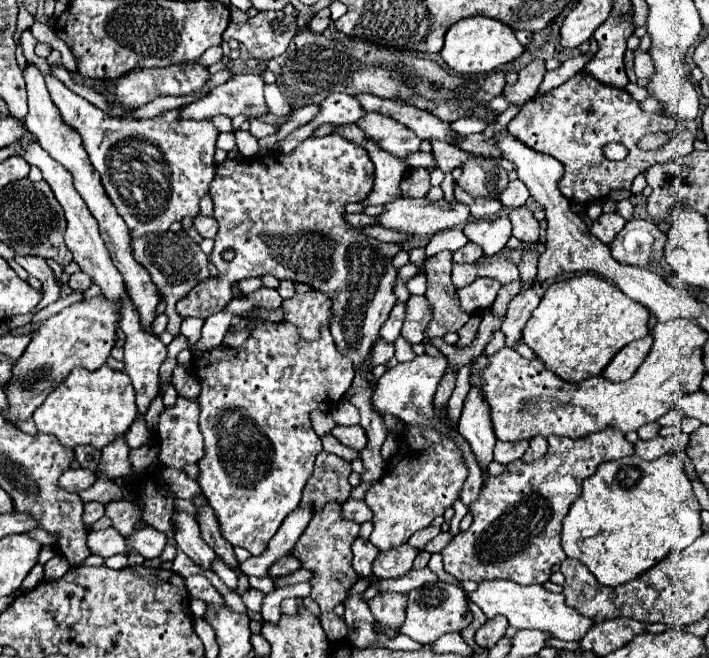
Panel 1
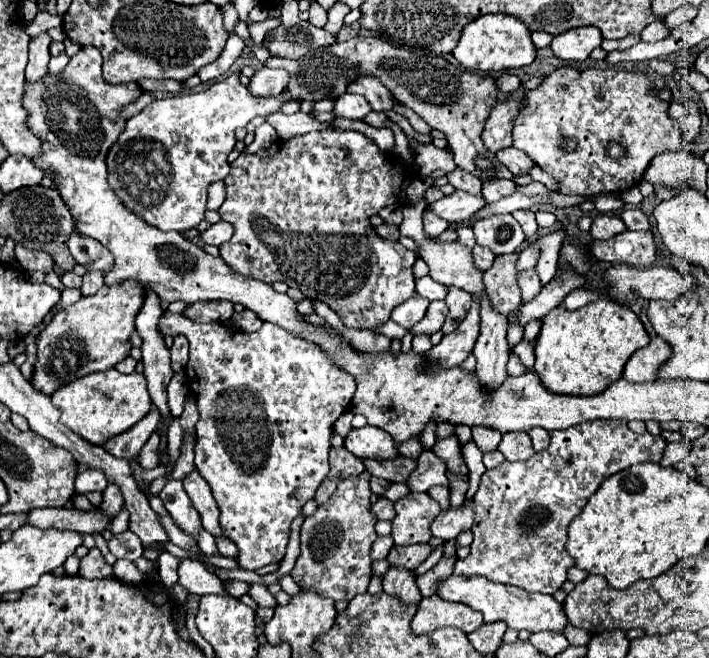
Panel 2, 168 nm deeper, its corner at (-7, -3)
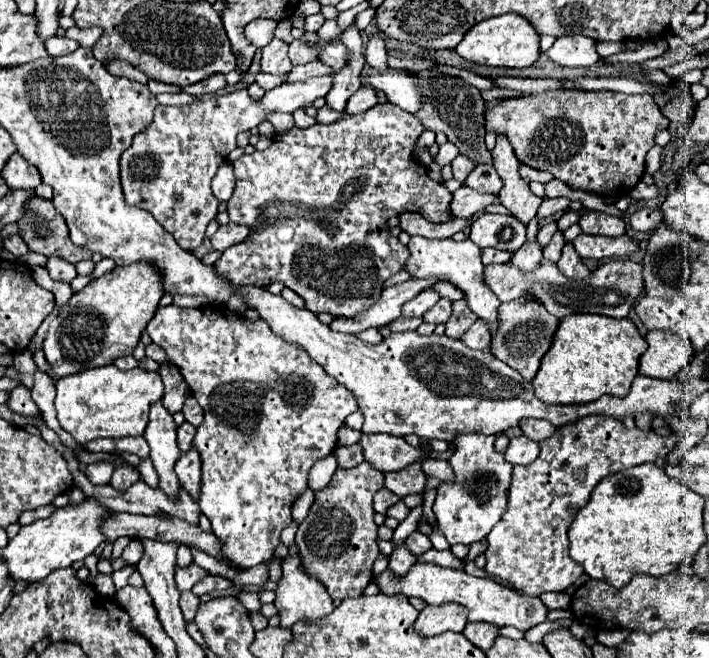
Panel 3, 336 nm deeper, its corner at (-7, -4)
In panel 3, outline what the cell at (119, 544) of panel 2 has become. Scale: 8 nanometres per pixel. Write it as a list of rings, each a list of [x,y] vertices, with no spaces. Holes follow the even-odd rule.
[[[132,540],[124,552],[122,552],[122,558],[128,562],[128,564],[136,564],[138,558],[142,558],[142,544],[138,540]]]

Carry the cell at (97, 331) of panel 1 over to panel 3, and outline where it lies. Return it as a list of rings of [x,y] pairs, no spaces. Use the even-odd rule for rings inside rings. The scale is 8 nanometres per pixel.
[[[146,264],[114,268],[102,278],[92,280],[84,290],[76,292],[50,322],[42,342],[42,350],[50,364],[50,376],[72,376],[88,368],[108,366],[116,358],[132,354],[140,342],[140,334],[154,316],[162,294],[160,274]]]

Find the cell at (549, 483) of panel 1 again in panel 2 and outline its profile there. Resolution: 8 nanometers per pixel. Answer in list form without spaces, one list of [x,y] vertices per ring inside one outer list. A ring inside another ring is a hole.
[[[598,419],[582,425],[574,425],[564,431],[550,431],[550,445],[530,457],[528,461],[510,463],[504,461],[496,469],[490,469],[482,475],[480,487],[474,495],[476,501],[476,523],[472,527],[474,541],[470,545],[470,555],[466,559],[458,559],[454,573],[456,575],[484,575],[494,583],[514,585],[524,591],[540,591],[552,595],[566,581],[568,569],[576,565],[576,561],[566,553],[566,527],[568,523],[584,509],[590,495],[600,487],[604,477],[610,477],[618,471],[624,471],[636,463],[652,461],[658,463],[662,459],[666,441],[660,435],[638,435],[632,433],[626,421],[616,419]]]

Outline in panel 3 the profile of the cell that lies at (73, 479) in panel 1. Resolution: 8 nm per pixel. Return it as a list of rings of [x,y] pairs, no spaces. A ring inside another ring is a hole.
[[[96,462],[86,466],[86,476],[92,484],[108,484],[112,472],[114,472],[114,466],[110,462]]]

